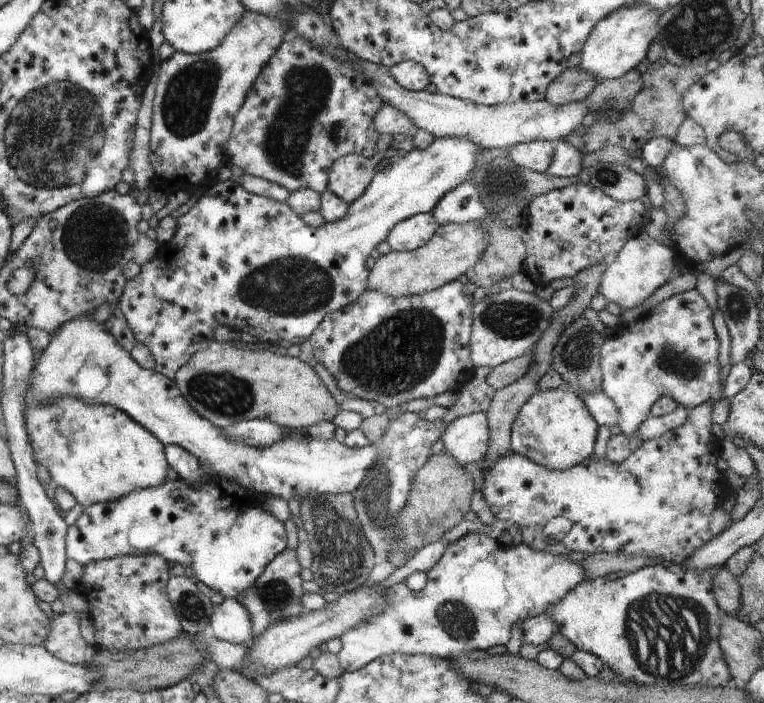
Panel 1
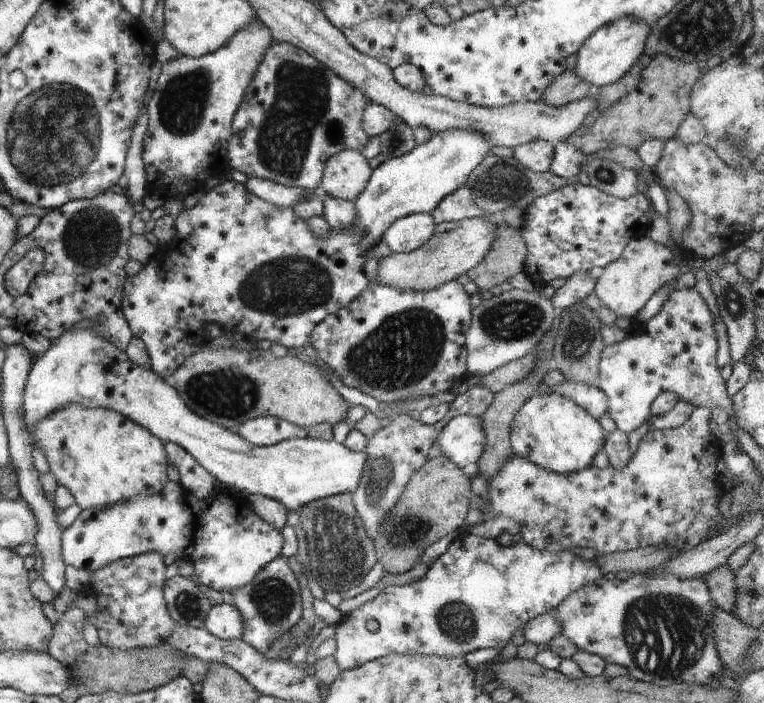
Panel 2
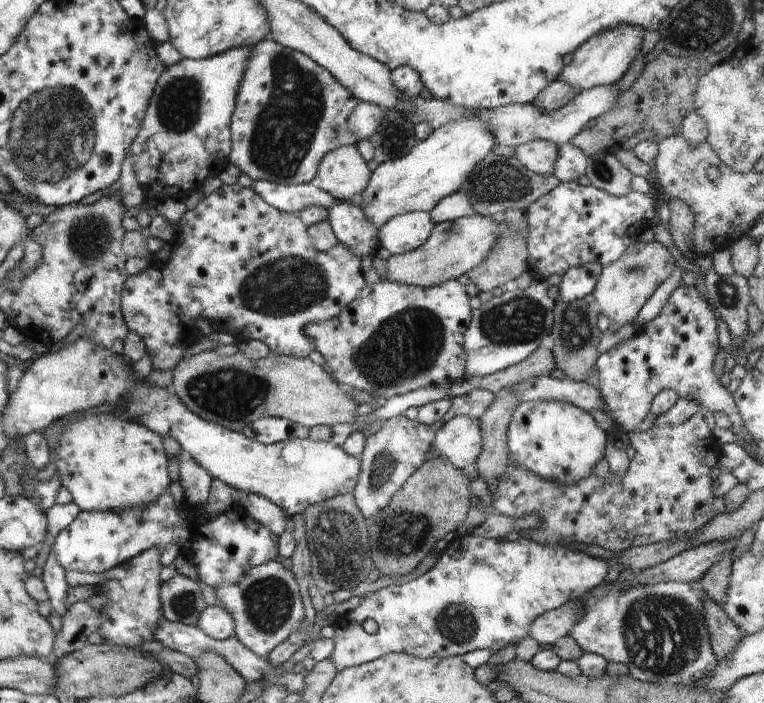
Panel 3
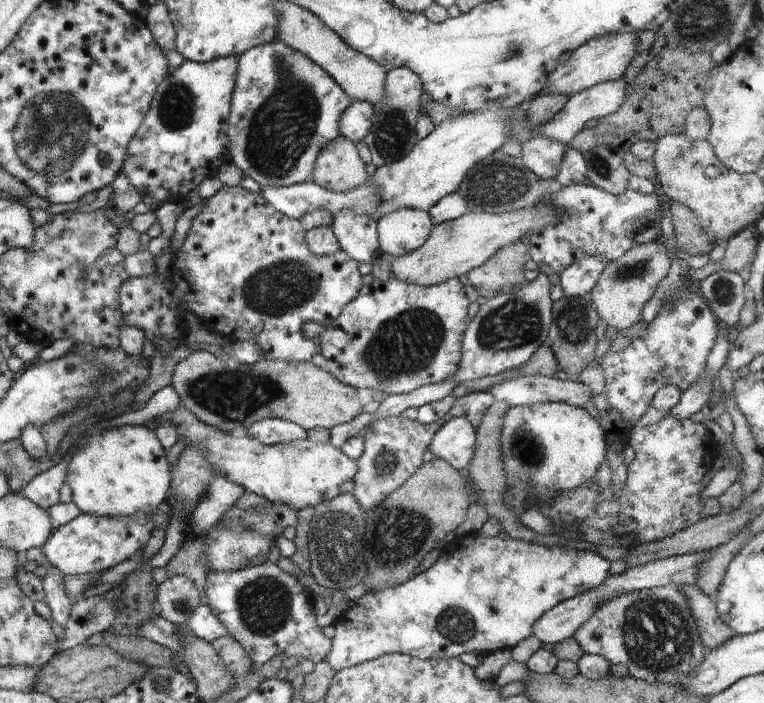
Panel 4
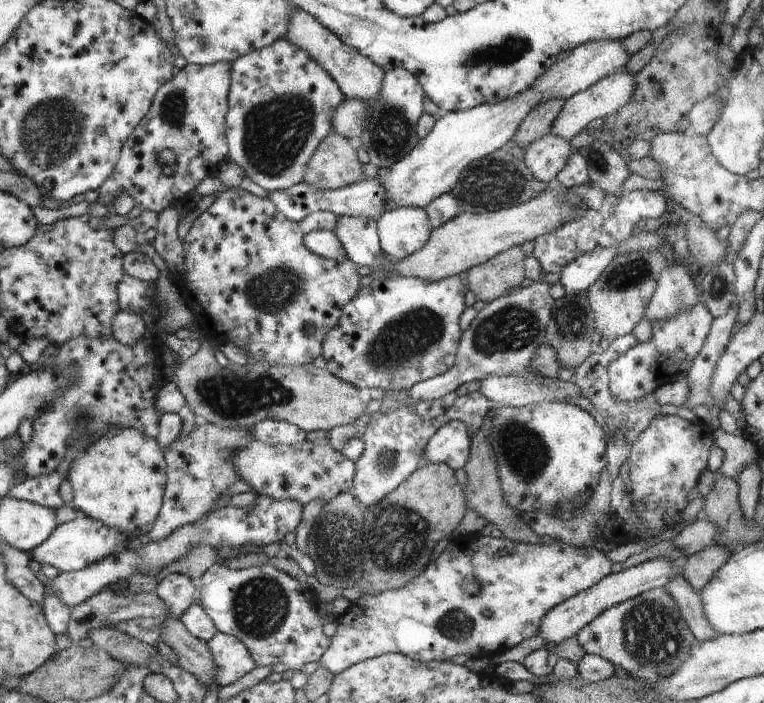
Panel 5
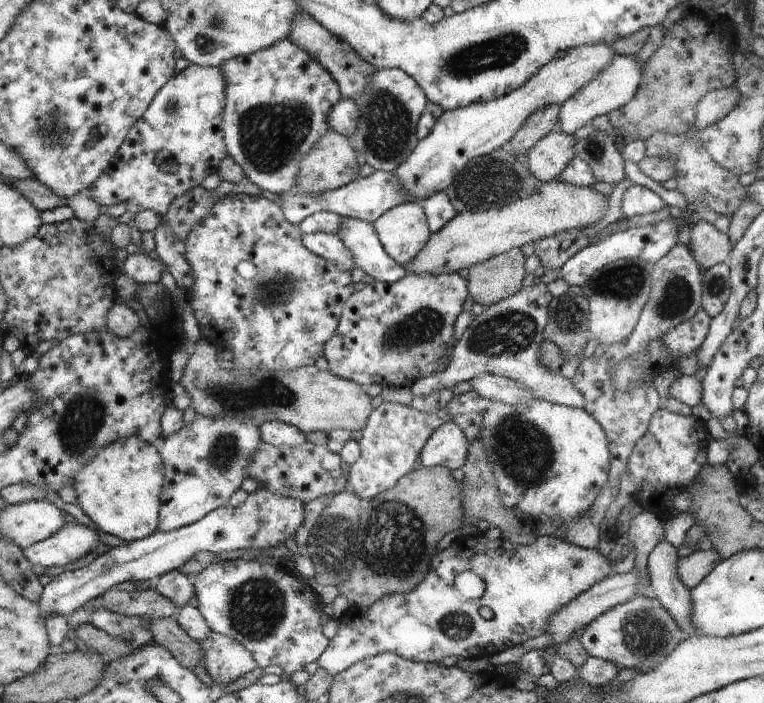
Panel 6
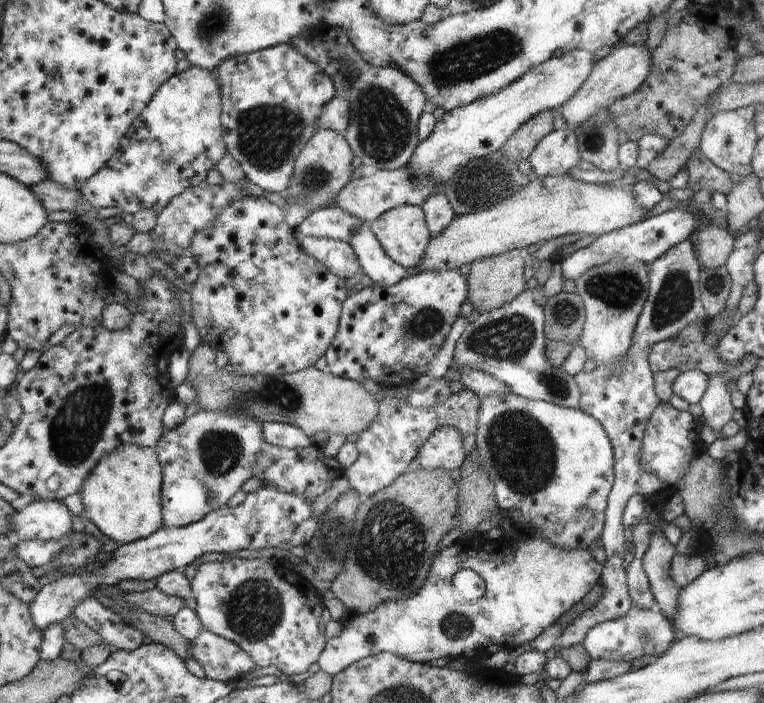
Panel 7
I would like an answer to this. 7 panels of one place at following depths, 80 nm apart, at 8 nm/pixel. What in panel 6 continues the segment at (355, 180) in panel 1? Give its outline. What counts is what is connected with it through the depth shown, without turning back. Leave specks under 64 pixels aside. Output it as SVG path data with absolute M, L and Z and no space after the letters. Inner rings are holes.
M332 130L325 132L300 161L300 168L297 174L297 188L303 193L318 195L324 191L331 191L353 180L357 180L360 167L356 162L356 157L356 150L352 148L346 135L341 135Z

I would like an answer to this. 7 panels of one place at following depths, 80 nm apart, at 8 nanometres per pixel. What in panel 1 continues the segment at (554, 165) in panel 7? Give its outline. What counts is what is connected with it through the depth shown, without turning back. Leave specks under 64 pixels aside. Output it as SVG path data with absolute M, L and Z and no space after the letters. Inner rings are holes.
M535 140L529 143L515 144L509 149L506 158L516 166L527 168L537 173L546 173L552 162L555 142Z

